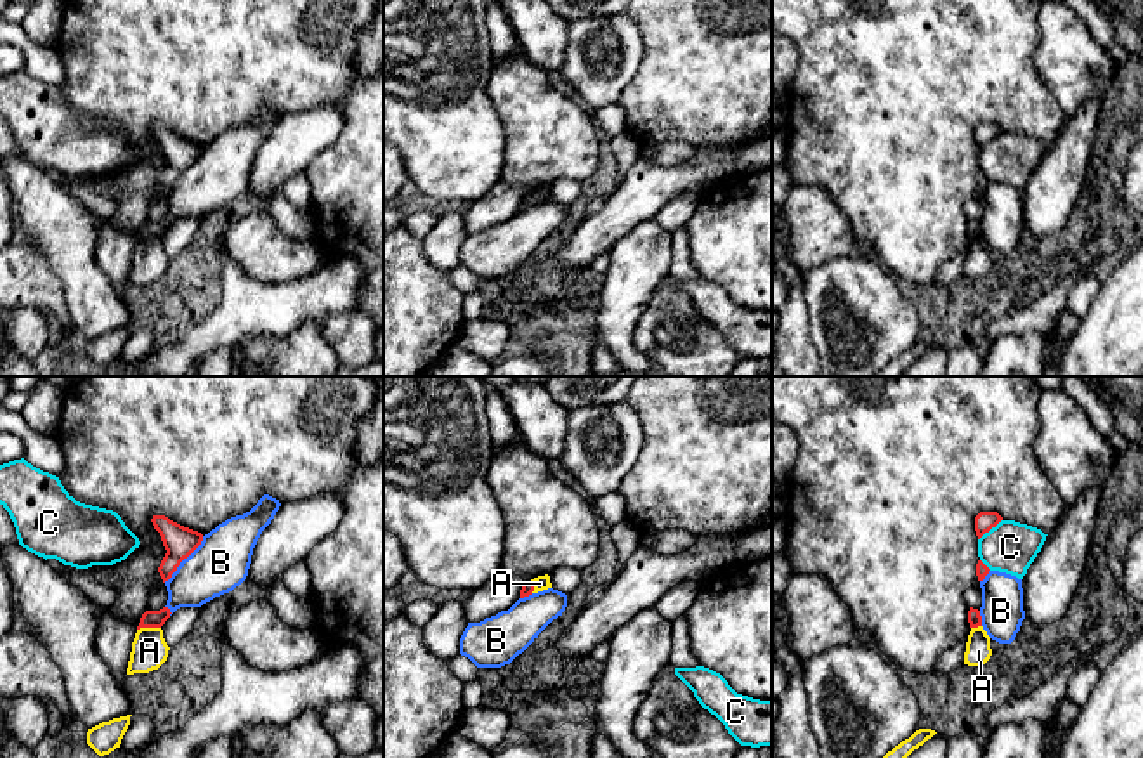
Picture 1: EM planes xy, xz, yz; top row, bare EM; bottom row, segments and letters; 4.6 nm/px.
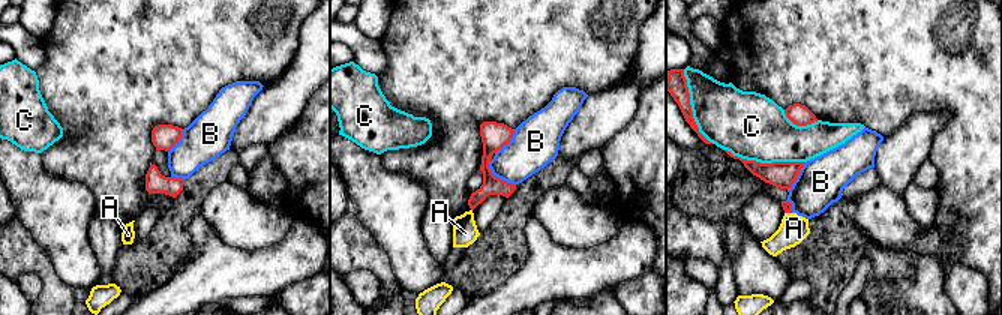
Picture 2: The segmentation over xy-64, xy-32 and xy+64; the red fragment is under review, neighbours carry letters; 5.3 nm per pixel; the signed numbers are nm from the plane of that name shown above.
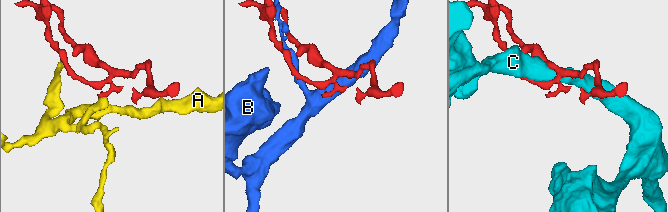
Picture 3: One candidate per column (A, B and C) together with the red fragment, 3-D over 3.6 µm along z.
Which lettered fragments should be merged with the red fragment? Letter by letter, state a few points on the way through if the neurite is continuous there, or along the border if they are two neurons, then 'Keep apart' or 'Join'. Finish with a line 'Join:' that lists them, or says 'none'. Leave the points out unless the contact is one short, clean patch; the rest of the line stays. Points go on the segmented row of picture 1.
A: Boundary: xy (160, 627), (141, 627), (137, 630). Keep apart
B: Keep apart
C: Keep apart
Join: none

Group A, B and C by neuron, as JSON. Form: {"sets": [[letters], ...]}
{"sets": [["A"], ["B"], ["C"]]}

